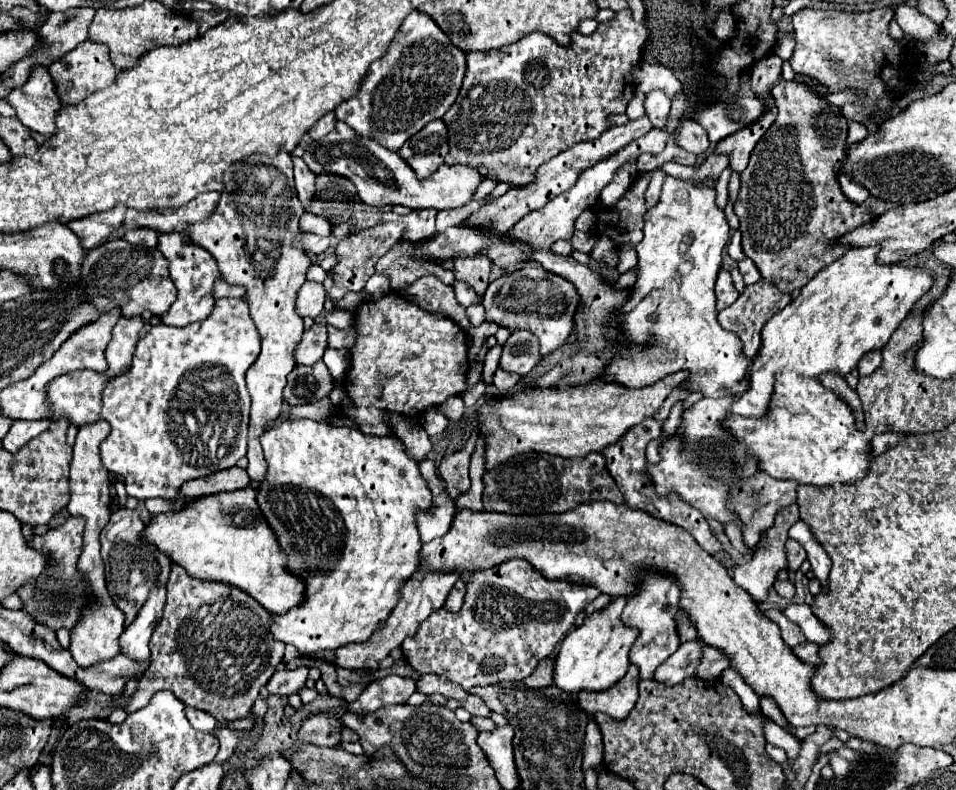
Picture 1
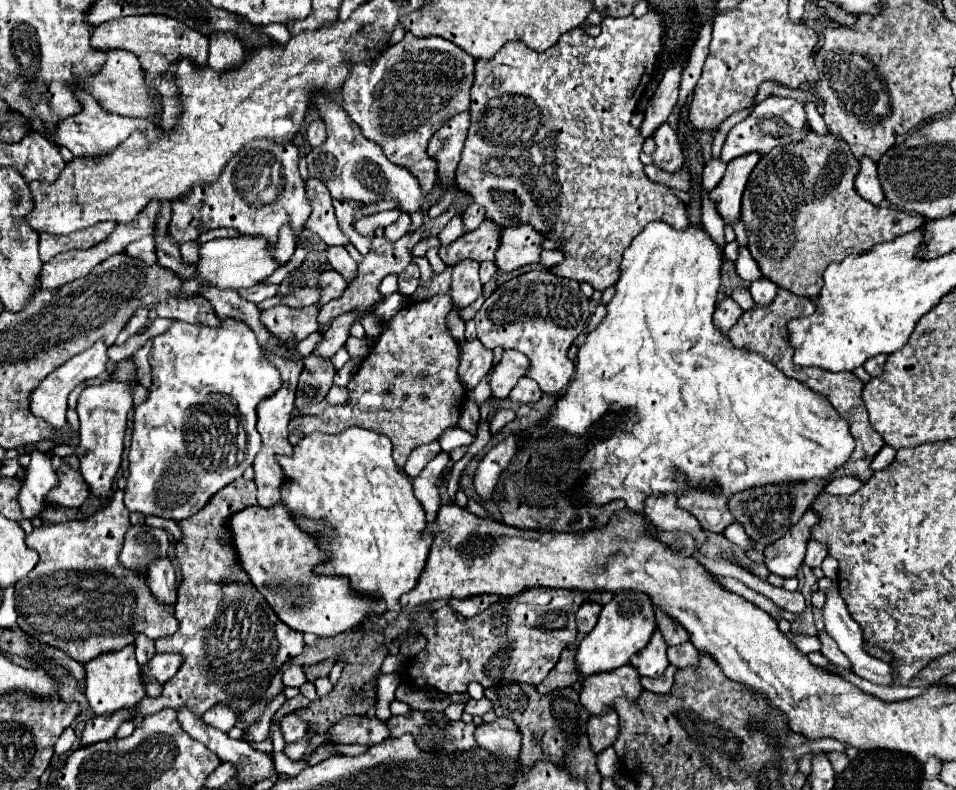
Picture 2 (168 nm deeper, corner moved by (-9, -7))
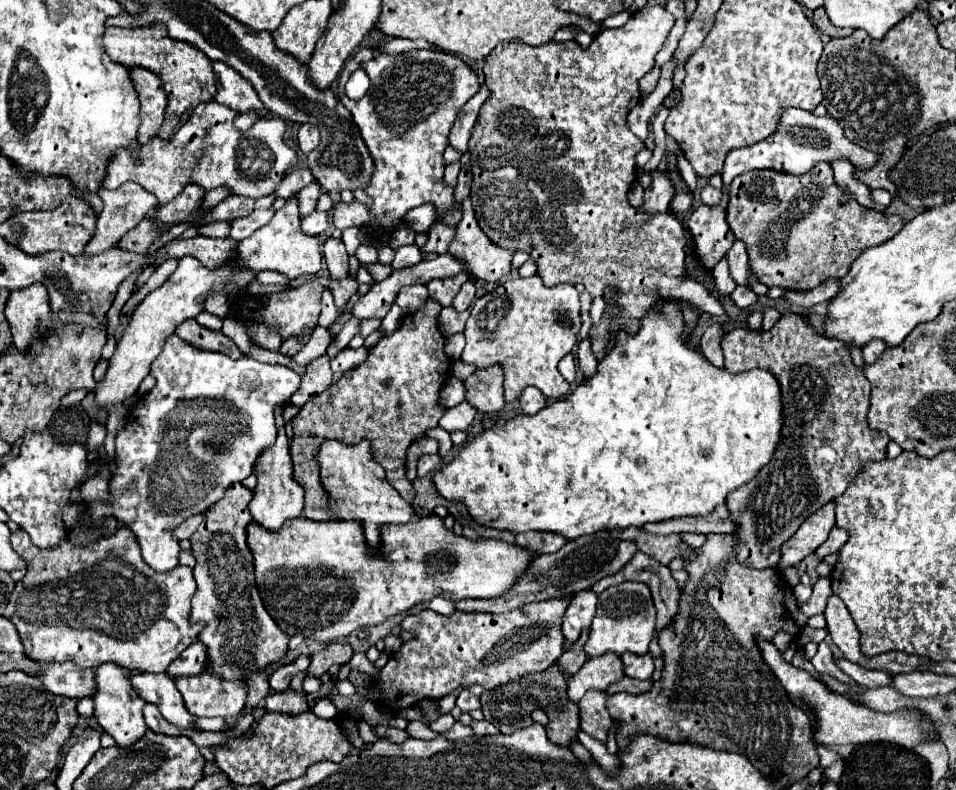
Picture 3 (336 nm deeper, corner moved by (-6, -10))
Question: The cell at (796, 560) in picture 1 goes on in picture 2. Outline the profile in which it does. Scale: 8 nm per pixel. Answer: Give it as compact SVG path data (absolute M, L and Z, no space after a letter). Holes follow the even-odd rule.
M809 540L809 546L807 546L807 556L805 556L805 564L815 568L815 566L821 566L823 558L827 556L827 546L825 544L819 544L817 540Z

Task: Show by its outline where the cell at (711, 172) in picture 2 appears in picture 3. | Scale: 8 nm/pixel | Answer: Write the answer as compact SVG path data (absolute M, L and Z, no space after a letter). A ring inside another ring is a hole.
M706 185L702 189L702 203L704 205L716 205L716 203L720 203L720 197L722 197L722 191L712 185Z

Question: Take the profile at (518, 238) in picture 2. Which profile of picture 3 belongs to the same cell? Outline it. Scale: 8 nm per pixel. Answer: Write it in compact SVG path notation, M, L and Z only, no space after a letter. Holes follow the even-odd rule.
M470 199L462 205L462 219L456 225L456 237L452 239L448 251L458 259L464 259L468 273L482 281L496 283L512 271L514 251L496 247L496 243L484 235L474 217Z

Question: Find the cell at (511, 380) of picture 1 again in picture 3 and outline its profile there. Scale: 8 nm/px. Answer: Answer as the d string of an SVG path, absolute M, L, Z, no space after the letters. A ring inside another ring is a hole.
M526 387L522 393L520 393L520 409L522 413L528 413L528 415L534 415L538 413L542 407L546 407L546 397L536 389L536 387Z

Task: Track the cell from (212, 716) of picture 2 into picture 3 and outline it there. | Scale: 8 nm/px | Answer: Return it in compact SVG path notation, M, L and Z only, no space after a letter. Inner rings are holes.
M192 675L174 679L186 709L196 717L234 719L246 703L246 685L224 681L214 675Z

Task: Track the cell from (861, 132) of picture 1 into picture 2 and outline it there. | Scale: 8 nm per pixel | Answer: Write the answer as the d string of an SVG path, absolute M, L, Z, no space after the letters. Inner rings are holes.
M863 160L855 186L857 186L859 196L871 204L881 204L885 200L881 182L877 178L877 166L871 160Z

